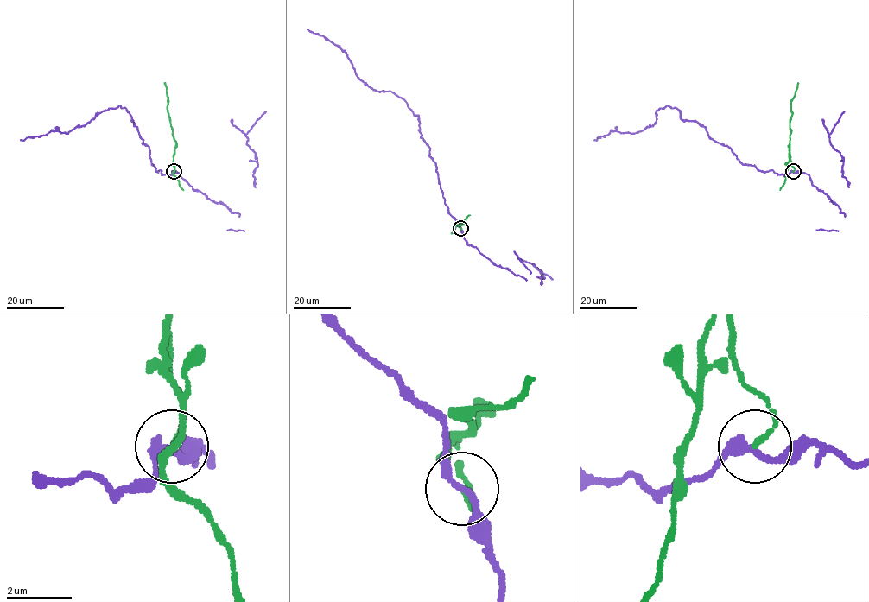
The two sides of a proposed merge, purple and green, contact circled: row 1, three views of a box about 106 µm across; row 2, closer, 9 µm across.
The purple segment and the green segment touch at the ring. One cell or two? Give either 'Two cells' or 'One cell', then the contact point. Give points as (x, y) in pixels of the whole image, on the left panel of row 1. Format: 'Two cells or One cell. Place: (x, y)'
Two cells. Place: (174, 171)

